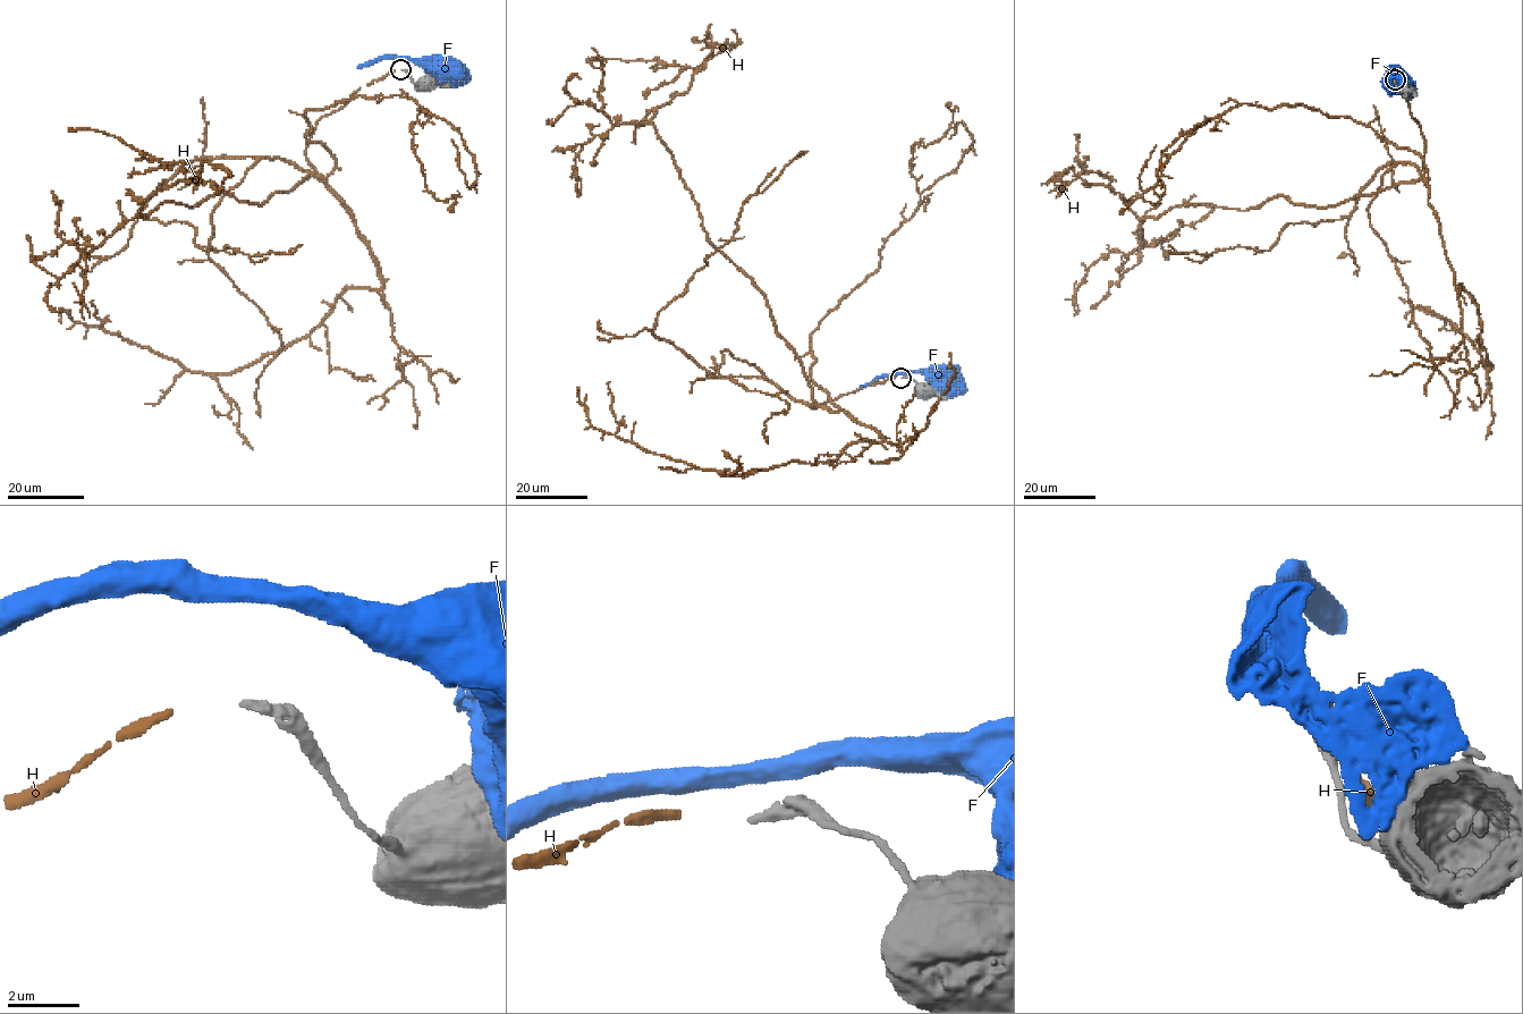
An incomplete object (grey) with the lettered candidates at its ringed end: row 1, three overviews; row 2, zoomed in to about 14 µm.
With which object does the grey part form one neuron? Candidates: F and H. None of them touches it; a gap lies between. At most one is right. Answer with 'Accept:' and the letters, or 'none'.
Accept: H

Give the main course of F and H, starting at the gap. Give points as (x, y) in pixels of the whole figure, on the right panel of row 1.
F: (1390, 69), (1399, 84)
H: (1395, 79), (1424, 140), (1423, 176), (1323, 206), (1282, 195), (1137, 218), (1081, 177), (1077, 134)

